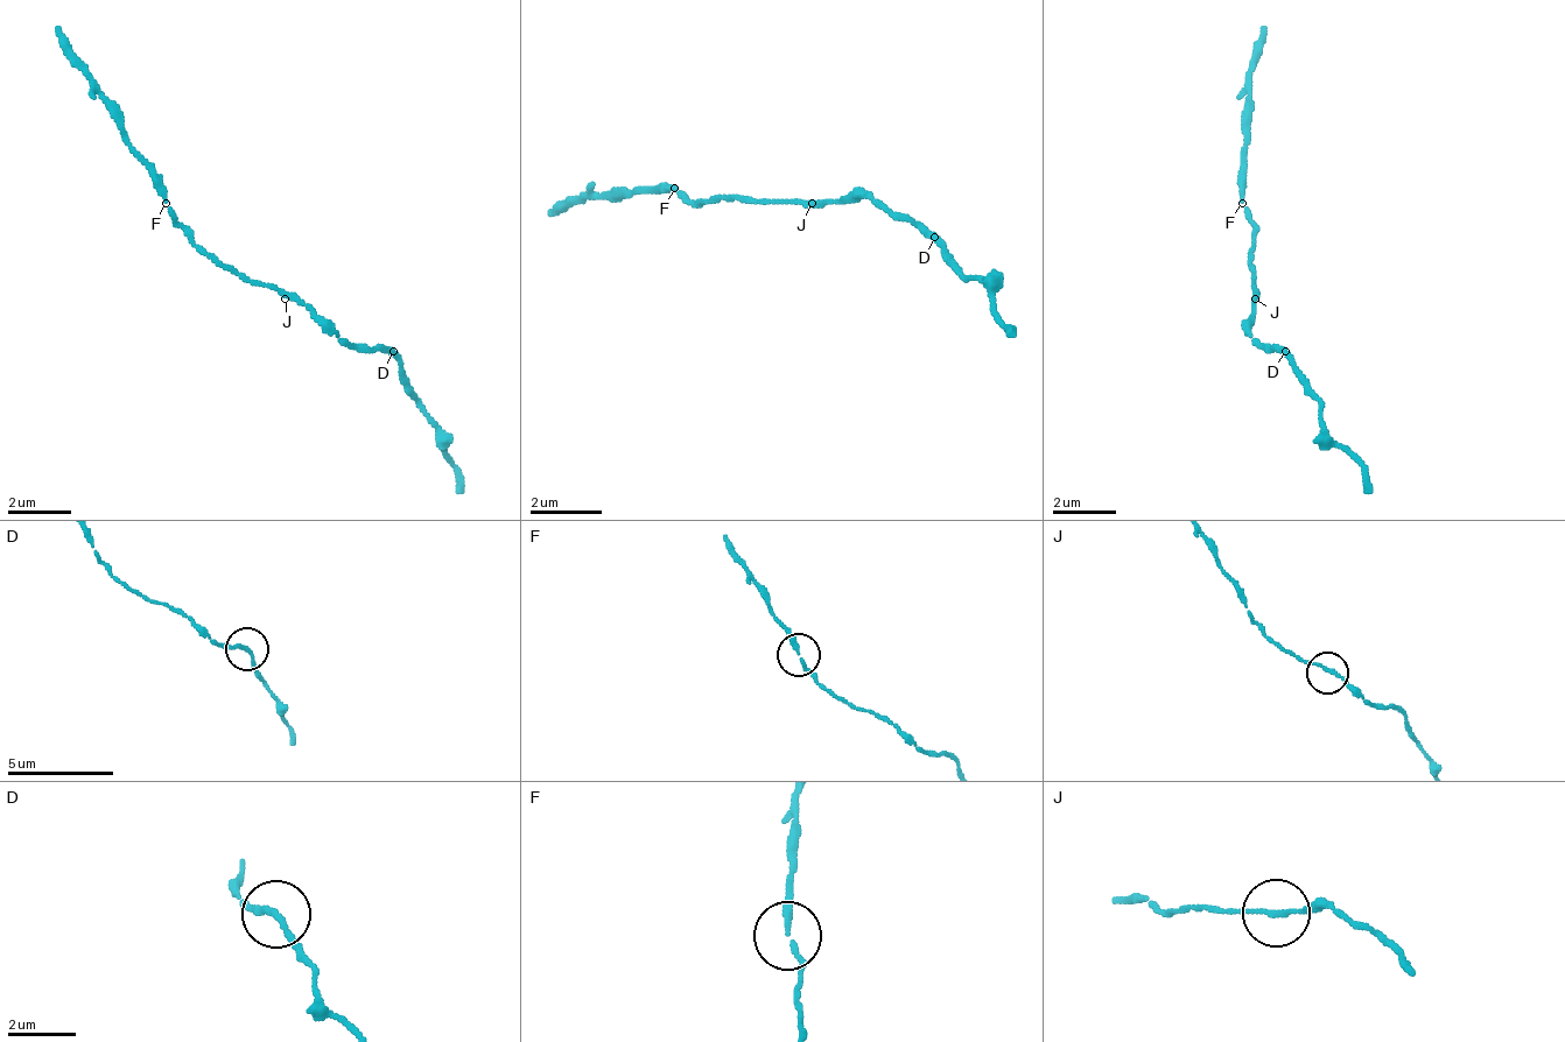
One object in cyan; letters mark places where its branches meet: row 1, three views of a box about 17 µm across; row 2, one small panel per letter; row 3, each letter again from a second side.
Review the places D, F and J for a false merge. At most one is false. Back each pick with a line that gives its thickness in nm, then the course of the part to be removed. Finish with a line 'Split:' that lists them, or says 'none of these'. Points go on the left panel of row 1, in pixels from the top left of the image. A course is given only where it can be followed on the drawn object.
Split: none of these

